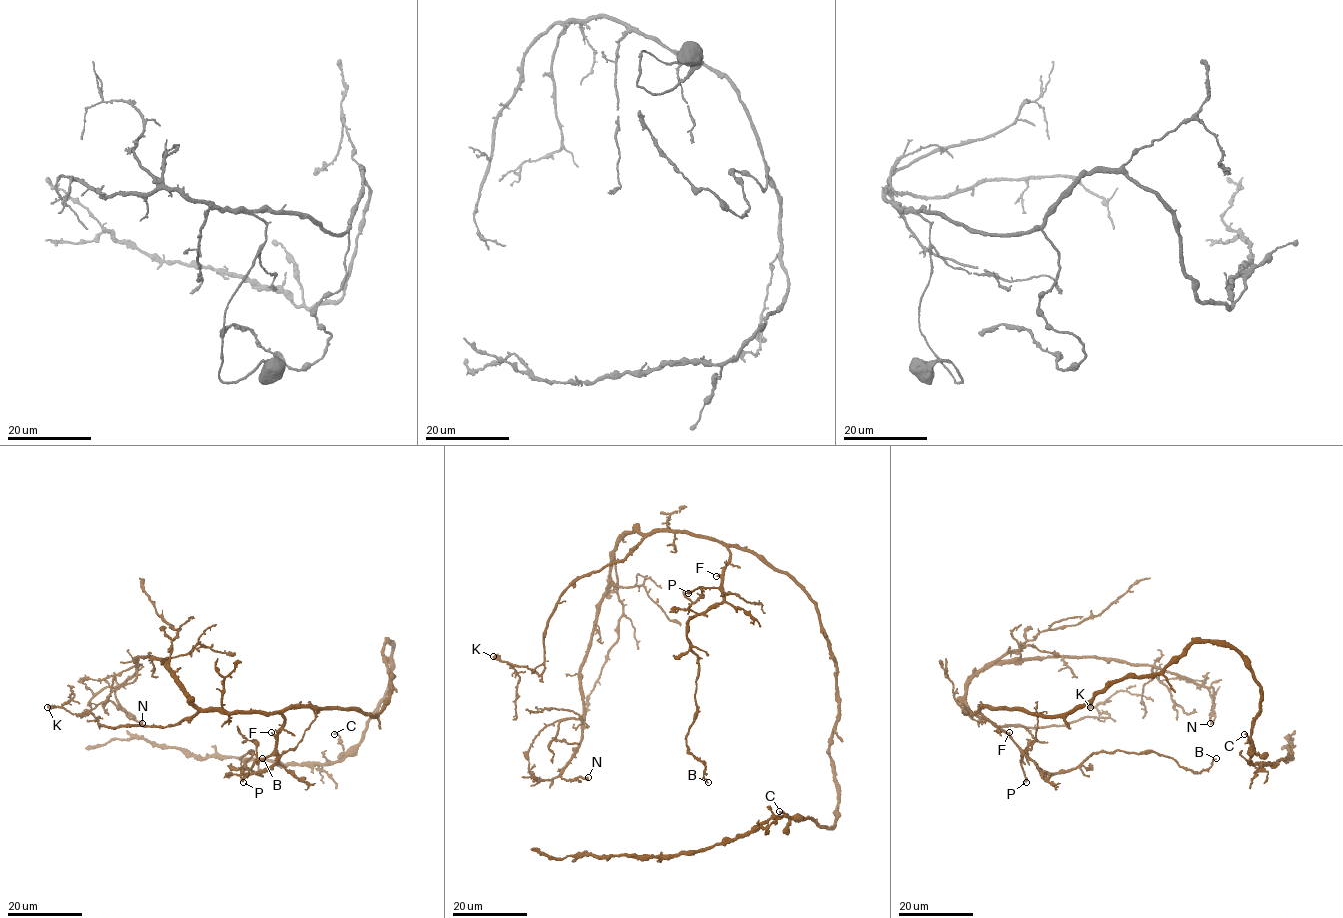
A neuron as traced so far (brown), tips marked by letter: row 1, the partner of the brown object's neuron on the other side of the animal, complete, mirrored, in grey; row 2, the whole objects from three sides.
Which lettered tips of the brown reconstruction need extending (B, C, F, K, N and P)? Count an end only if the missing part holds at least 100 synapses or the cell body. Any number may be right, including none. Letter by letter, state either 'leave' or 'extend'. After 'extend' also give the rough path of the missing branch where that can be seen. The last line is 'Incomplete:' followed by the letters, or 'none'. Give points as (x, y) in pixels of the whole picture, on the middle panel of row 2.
B: leave
C: leave
F: leave
K: leave
N: leave
P: extend | (688, 593), (660, 596), (654, 586), (661, 551), (677, 536), (680, 520), (684, 514)
Incomplete: P

